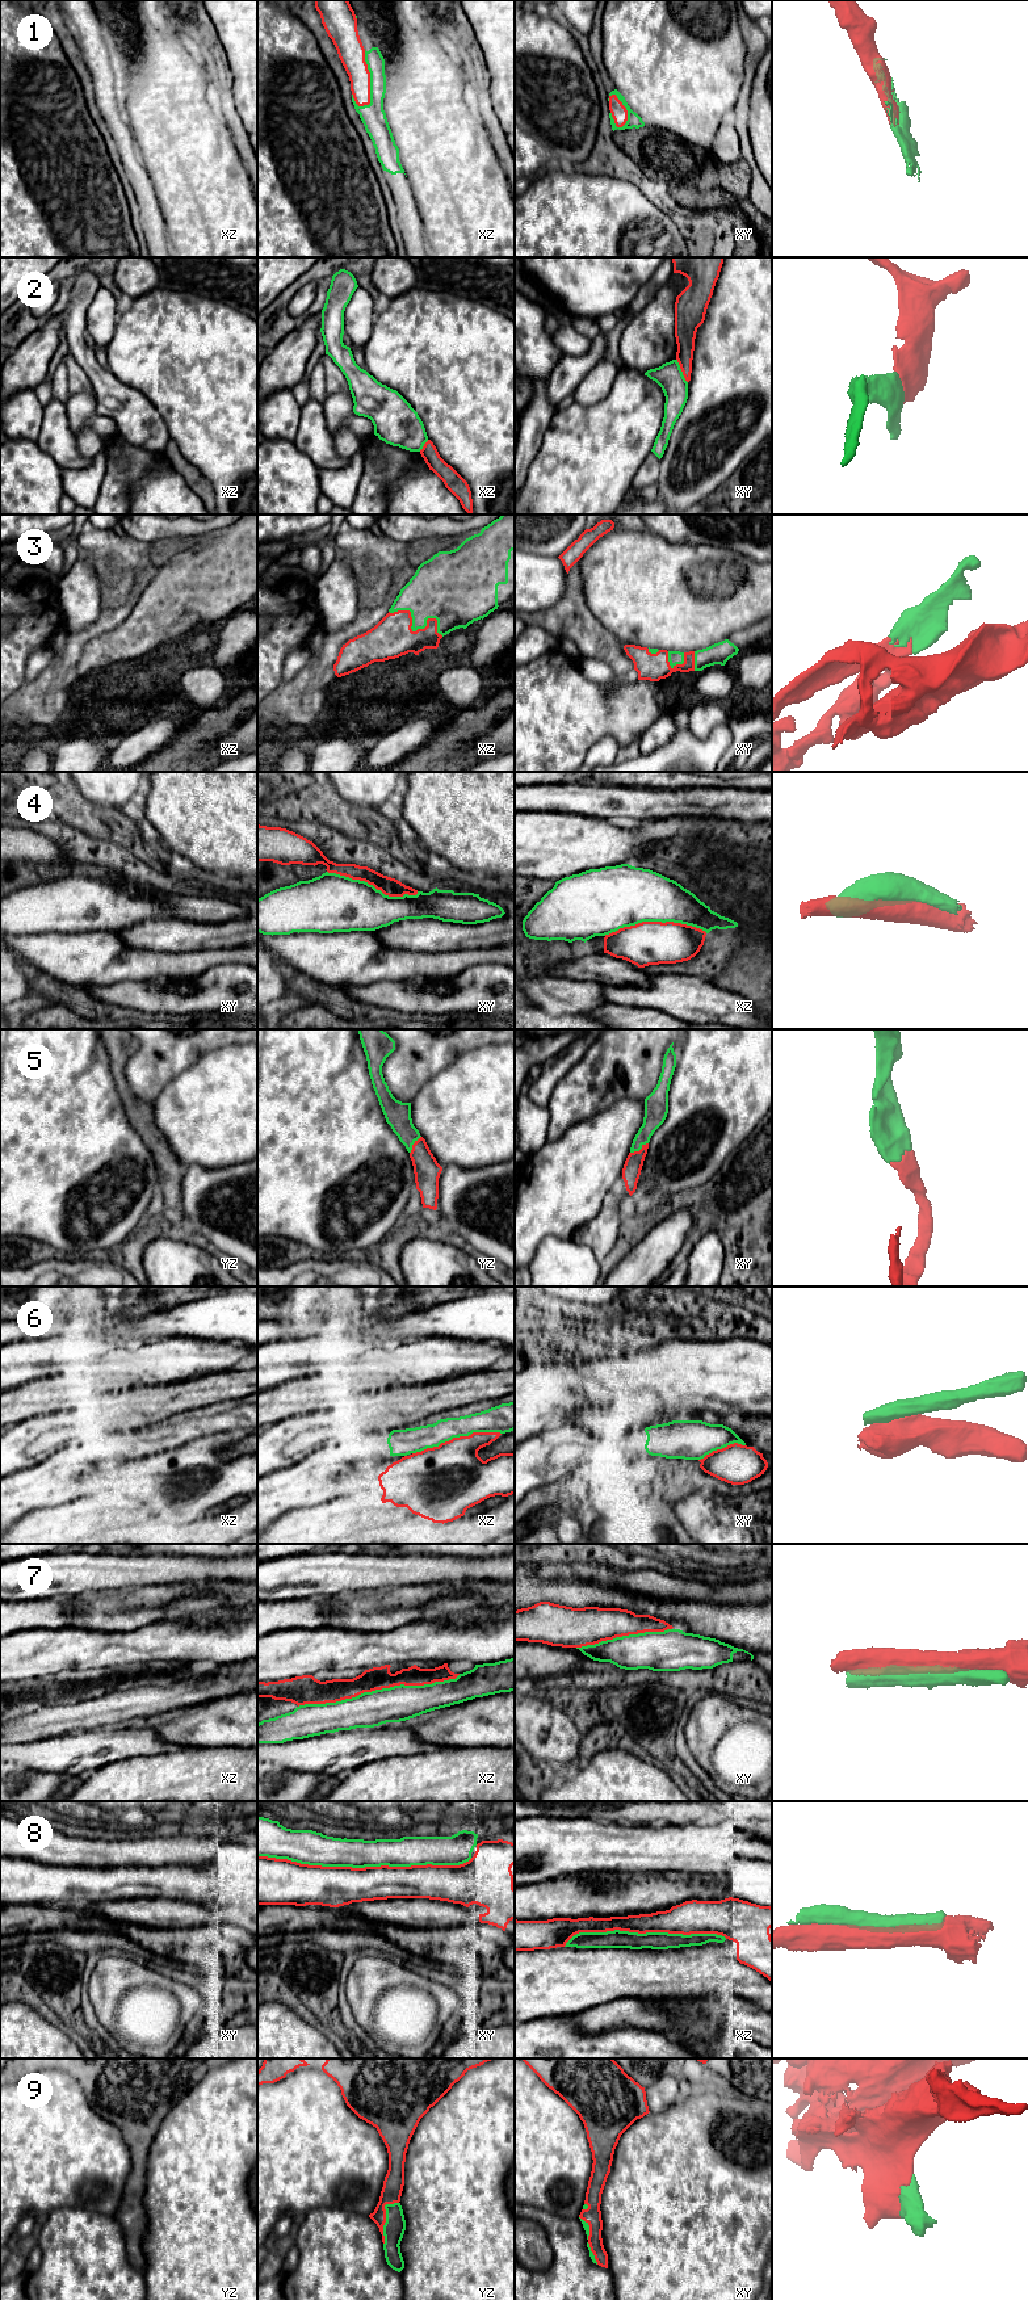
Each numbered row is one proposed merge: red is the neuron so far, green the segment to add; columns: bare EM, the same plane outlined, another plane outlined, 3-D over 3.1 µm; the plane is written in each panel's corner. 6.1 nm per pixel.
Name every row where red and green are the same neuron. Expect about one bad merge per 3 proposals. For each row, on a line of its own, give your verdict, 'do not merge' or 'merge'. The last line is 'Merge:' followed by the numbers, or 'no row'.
1: merge
2: do not merge
3: merge
4: do not merge
5: merge
6: do not merge
7: do not merge
8: do not merge
9: merge
Merge: 1, 3, 5, 9

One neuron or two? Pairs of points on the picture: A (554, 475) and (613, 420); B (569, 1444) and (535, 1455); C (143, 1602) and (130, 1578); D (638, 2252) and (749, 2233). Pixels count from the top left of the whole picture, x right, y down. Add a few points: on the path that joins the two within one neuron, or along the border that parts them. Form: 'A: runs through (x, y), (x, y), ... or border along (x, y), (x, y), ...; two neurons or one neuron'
A: runs through (569, 465), (599, 435); one neuron
B: runs through (561, 1448), (542, 1455); one neuron
C: border along (166, 1583), (146, 1583), (137, 1587), (105, 1591); two neurons
D: runs through (666, 2252), (674, 2252), (692, 2233), (721, 2233); one neuron

